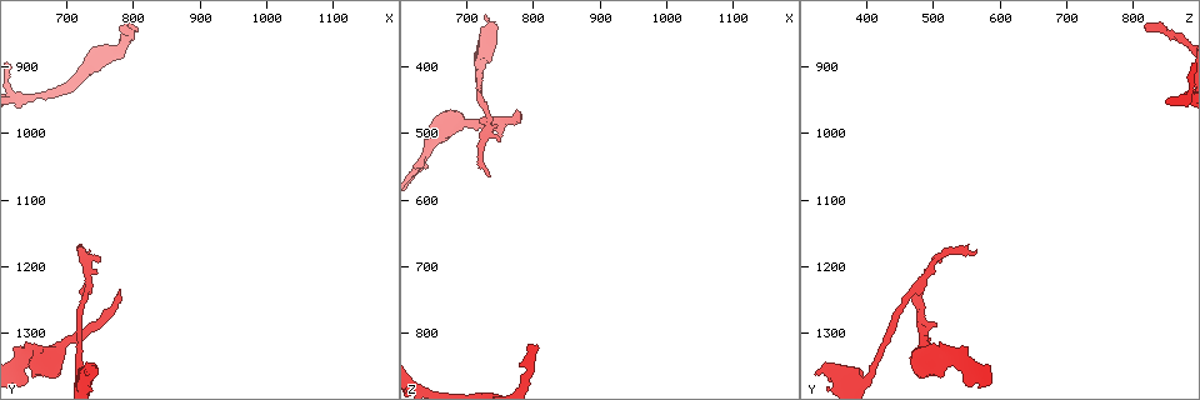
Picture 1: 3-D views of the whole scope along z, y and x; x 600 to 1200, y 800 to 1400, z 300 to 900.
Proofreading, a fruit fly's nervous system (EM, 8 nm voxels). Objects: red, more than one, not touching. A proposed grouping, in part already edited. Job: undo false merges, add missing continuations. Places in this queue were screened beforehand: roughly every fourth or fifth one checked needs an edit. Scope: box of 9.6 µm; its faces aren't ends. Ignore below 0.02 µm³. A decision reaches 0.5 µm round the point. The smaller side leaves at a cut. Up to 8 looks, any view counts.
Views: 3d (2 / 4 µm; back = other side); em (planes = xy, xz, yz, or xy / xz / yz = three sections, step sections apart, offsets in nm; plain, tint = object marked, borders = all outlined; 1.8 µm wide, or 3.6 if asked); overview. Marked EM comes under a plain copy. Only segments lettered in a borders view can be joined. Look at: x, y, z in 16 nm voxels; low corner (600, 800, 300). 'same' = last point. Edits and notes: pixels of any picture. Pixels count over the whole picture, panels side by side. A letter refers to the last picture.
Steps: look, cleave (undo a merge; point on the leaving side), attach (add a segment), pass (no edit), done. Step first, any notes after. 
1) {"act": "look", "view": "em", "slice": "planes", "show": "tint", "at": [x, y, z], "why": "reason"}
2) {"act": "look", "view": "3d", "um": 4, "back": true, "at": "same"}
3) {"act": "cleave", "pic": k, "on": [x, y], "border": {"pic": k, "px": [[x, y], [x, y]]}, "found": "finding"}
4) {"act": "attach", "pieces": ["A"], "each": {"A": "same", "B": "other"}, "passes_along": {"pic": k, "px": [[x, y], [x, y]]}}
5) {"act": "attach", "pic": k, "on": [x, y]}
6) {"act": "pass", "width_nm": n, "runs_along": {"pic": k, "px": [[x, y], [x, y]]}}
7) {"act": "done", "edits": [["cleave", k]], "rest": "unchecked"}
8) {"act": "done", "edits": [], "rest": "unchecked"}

{"act": "look", "view": "em", "um": 3.6, "slice": "planes", "show": "borders", "at": [780, 1240, 475], "why": "free end"}

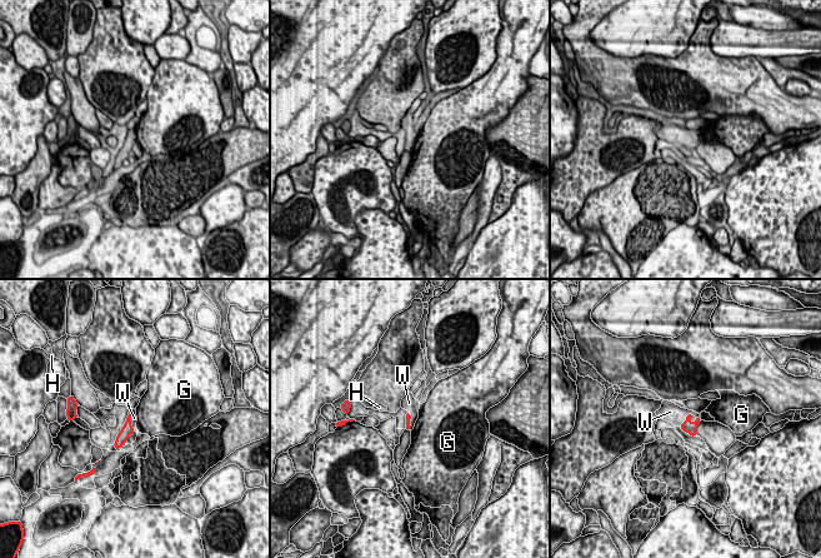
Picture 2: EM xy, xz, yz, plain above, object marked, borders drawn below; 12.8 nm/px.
{"act": "attach", "pieces": ["W"], "each": {"G": "other", "H": "other", "W": "same"}, "passes_along": {"pic": 2, "px": [[687, 427], [691, 414], [672, 413]]}, "found": "the neuron continues"}

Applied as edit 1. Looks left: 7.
{"act": "look", "view": "overview"}

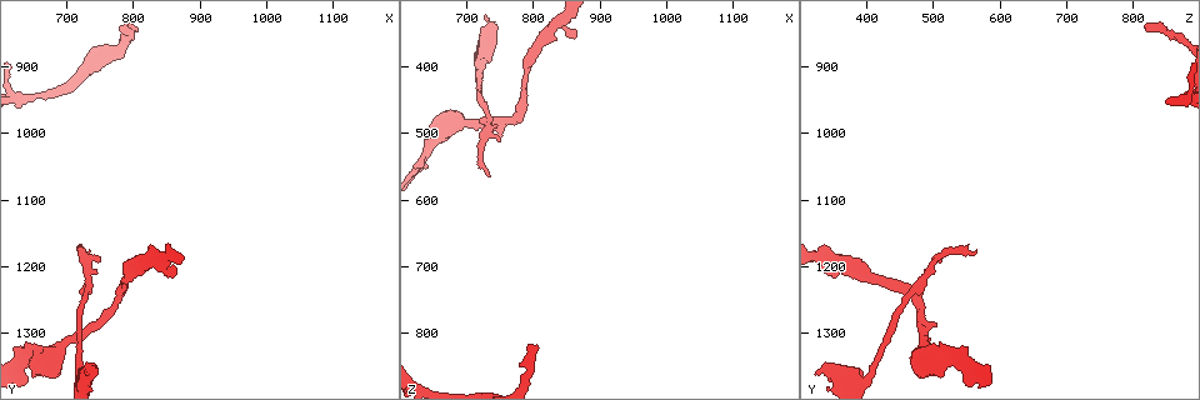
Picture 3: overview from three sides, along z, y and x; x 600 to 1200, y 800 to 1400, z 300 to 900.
{"act": "look", "view": "em", "slice": "planes", "show": "borders", "at": [860, 1210, 360], "why": "branch stops here"}

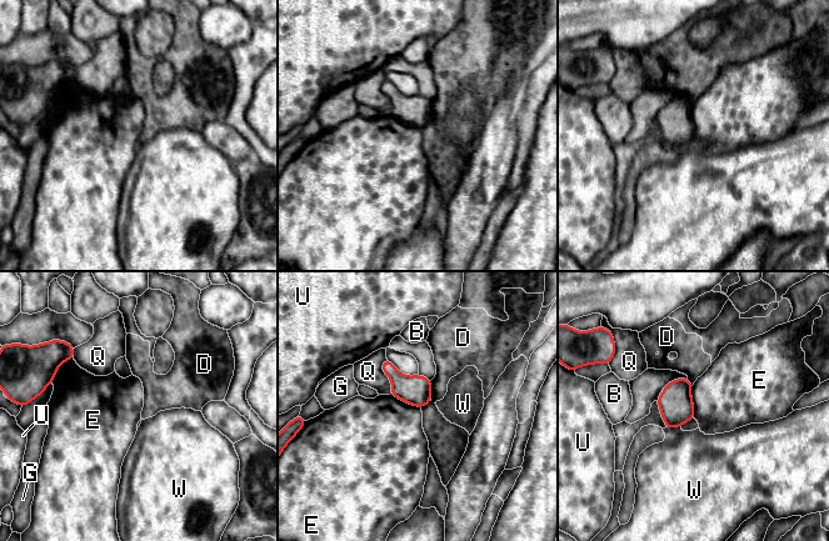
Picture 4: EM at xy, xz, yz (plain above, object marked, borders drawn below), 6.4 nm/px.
{"act": "pass", "each": {"B": "other", "D": "other", "E": "other", "G": "other", "Q": "other", "U": "other", "W": "other"}, "border": {"pic": 4, "px": [[692, 385], [694, 417]]}, "found": "no lettered segment goes on from it"}

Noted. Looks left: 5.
{"act": "look", "view": "3d", "um": 4, "at": [685, 1330, 480], "why": "arms part here"}

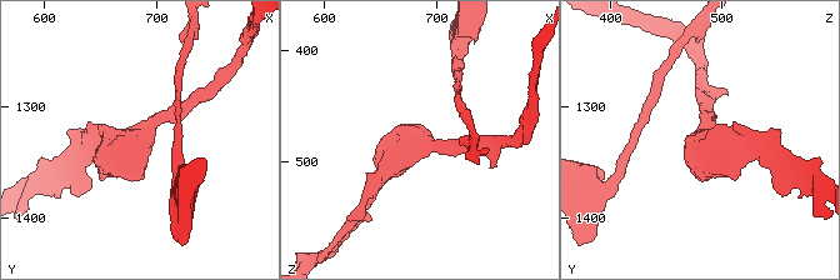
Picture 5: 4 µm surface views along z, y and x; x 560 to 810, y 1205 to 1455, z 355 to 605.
{"act": "look", "view": "em", "slice": "xz", "step": 8, "show": "tint", "at": [684, 1328, 484]}

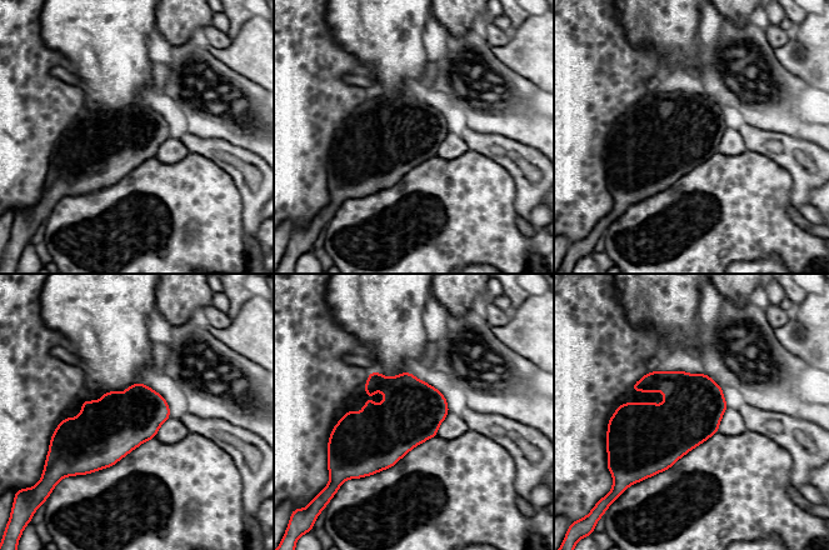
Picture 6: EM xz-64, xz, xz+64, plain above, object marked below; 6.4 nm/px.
{"act": "look", "view": "em", "slice": "planes", "show": "borders", "at": "same"}

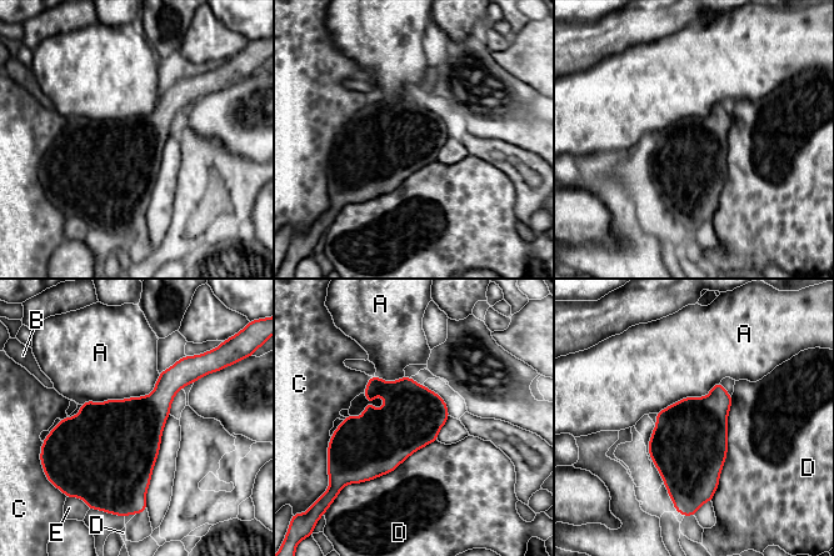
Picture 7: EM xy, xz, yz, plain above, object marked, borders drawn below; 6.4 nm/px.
{"act": "pass", "longest_contact_nm": ["D", 700], "each": {"A": "other", "B": "other", "C": "other", "D": "other", "E": "other"}, "border": {"pic": 7, "px": [[160, 374], [146, 395], [81, 405]]}, "found": "one neuron here"}

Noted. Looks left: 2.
{"act": "done", "edits": [["attach", 2]], "rest": "unchecked"}

